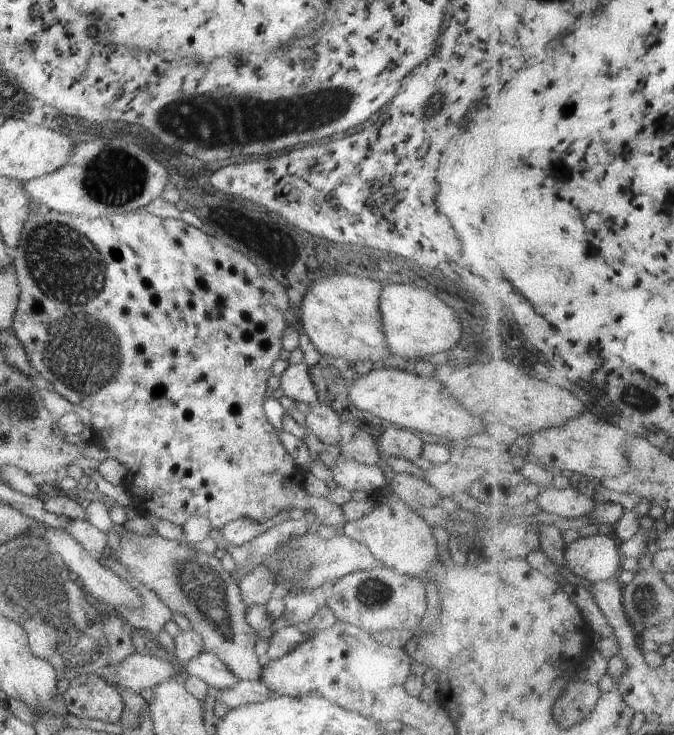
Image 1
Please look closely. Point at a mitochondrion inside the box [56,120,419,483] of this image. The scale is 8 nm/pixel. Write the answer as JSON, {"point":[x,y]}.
{"point":[112,179]}

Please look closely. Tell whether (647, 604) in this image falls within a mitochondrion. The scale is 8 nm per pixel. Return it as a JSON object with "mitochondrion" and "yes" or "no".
{"mitochondrion":"yes"}

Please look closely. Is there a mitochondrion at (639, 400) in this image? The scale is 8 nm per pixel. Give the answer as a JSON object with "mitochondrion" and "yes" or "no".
{"mitochondrion":"yes"}

